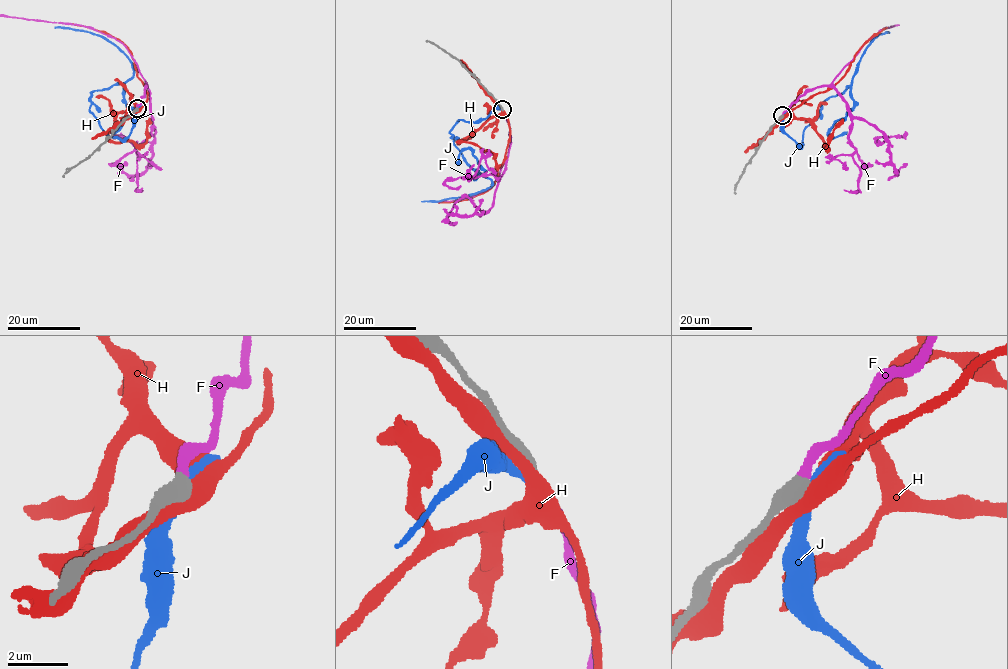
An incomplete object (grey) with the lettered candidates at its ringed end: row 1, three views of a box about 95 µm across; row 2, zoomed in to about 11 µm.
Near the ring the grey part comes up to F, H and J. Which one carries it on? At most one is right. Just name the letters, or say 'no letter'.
F

